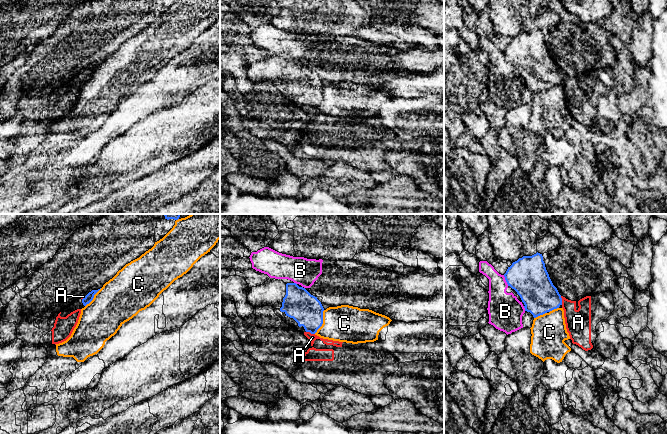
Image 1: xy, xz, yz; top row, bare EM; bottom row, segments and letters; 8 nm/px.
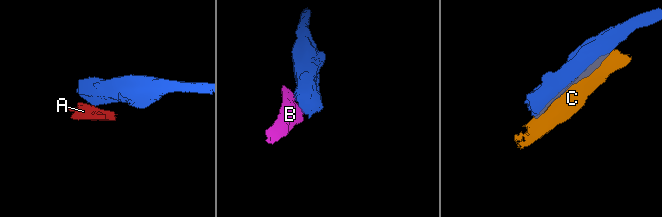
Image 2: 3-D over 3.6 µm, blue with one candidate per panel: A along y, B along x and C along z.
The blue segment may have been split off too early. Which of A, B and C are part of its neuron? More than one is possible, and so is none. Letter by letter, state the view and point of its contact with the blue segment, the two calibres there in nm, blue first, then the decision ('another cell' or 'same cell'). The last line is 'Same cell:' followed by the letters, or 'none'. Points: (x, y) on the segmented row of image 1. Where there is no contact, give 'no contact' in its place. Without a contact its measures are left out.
A: xz (310, 332) | 240/60 nm | another cell
B: yz (505, 279) | 300/280 nm | another cell
C: xz (322, 322) | 240/300 nm | another cell
Same cell: none

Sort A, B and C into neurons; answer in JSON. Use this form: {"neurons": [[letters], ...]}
{"neurons": [["A"], ["B"], ["C"]]}

